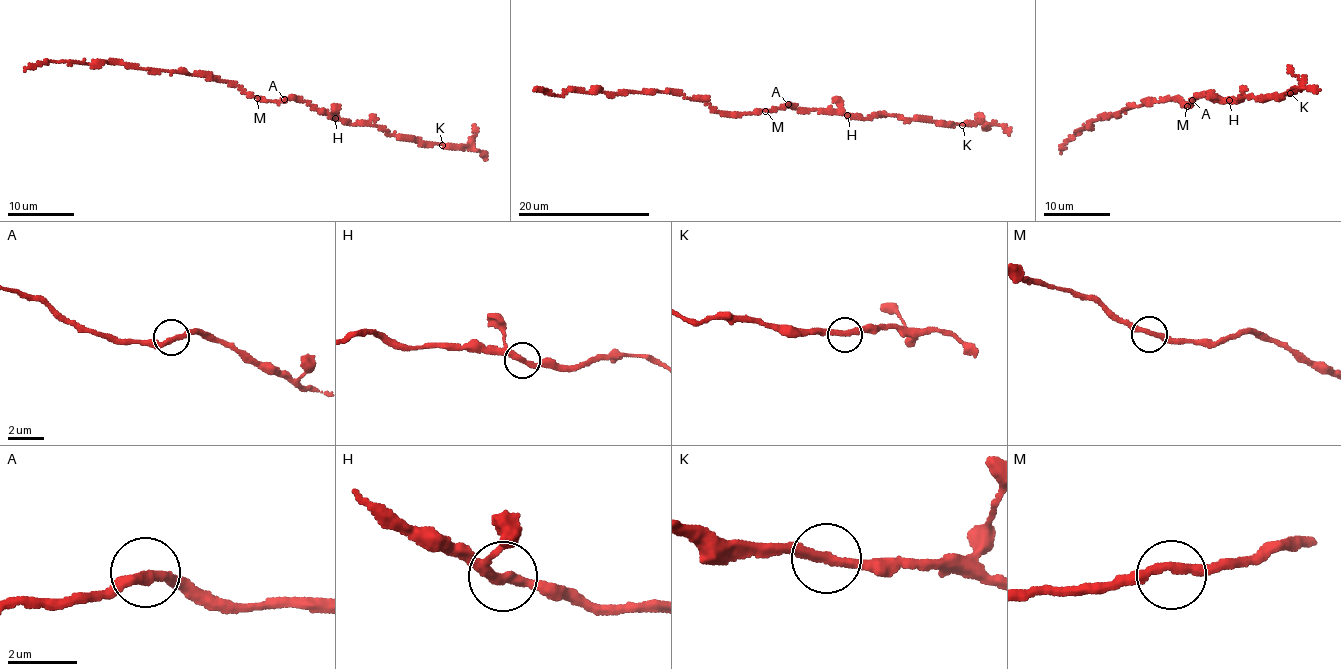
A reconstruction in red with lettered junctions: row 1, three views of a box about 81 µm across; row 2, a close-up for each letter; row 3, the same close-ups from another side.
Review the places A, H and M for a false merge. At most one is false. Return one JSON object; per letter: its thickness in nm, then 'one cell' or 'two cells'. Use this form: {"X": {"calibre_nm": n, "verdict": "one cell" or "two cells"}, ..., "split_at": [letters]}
{"A": {"calibre_nm": 280, "verdict": "one cell"}, "H": {"calibre_nm": 280, "verdict": "one cell"}, "M": {"calibre_nm": 260, "verdict": "one cell"}, "split_at": []}

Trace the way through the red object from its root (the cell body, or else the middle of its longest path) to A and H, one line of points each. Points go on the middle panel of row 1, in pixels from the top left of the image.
A: (765, 110), (782, 110), (788, 104)
H: (765, 110), (782, 110), (792, 105), (847, 115)

